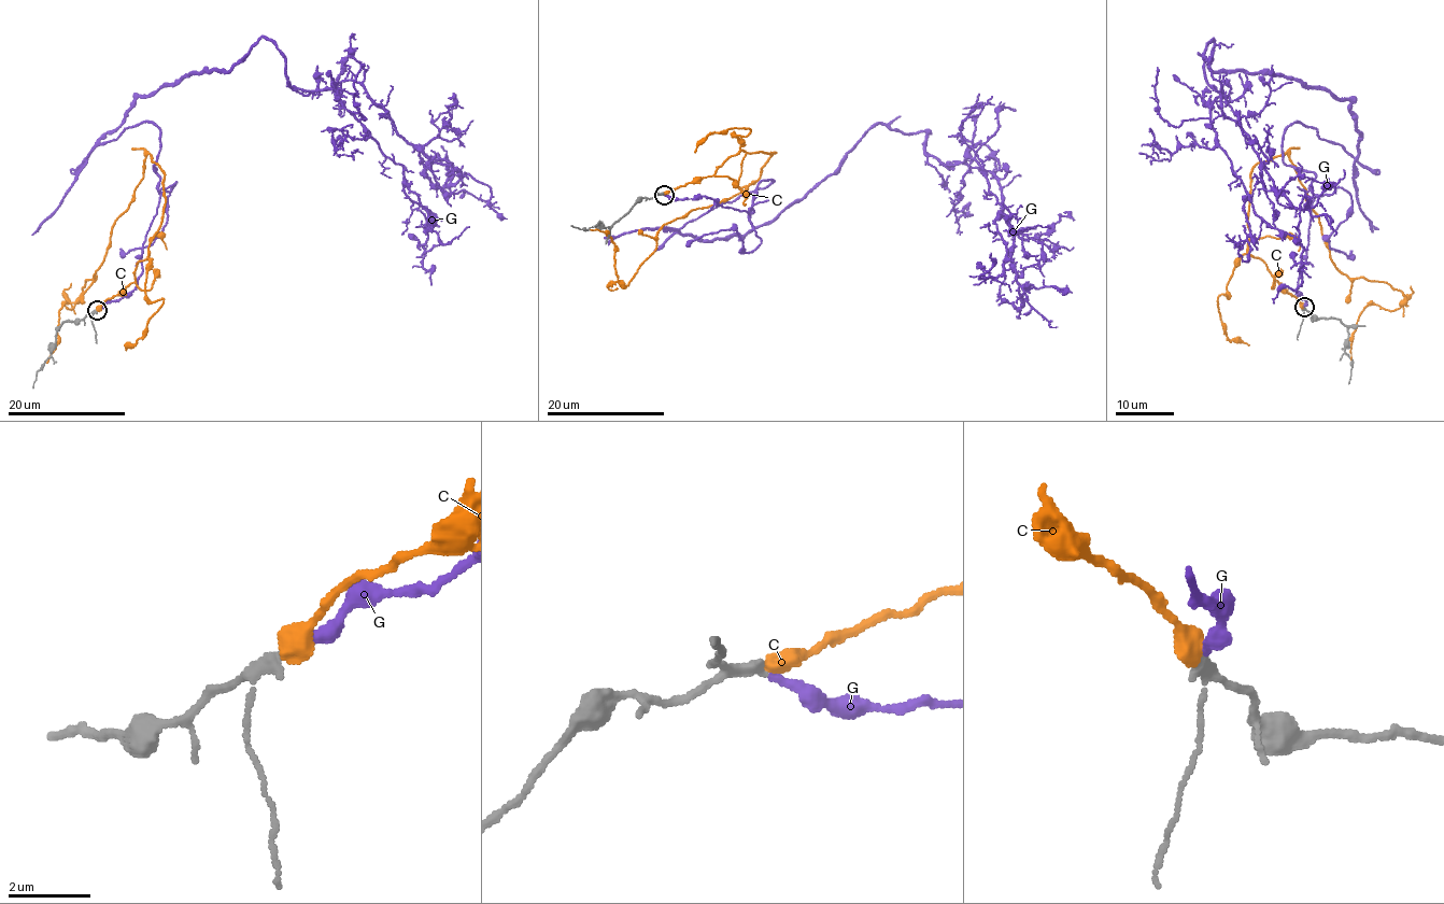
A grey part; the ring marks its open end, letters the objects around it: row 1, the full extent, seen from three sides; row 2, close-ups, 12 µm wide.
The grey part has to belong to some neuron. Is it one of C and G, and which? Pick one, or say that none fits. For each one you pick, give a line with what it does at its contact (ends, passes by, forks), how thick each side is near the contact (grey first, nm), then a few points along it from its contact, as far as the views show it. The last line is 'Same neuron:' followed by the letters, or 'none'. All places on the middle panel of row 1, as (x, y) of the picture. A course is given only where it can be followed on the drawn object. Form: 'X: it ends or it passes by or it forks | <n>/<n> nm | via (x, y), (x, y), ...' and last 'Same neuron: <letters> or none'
G: it ends | 240/200 nm | via (664, 194), (749, 214), (774, 179), (679, 230), (744, 235), (879, 123), (923, 131), (1002, 206), (989, 255)
Same neuron: G

